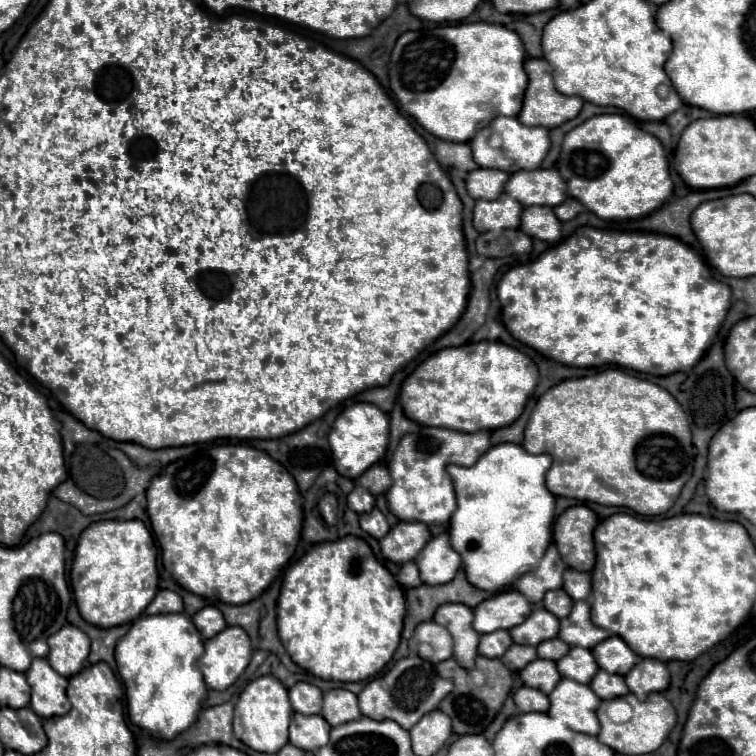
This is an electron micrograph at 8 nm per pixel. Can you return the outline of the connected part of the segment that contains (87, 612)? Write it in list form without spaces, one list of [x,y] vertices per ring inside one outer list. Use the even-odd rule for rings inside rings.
[[[102,520],[90,524],[78,540],[70,584],[82,618],[100,628],[136,620],[158,590],[156,546],[142,520]]]

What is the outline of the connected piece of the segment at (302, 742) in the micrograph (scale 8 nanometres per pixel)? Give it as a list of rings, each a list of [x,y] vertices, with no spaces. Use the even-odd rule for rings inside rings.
[[[294,714],[290,722],[290,742],[302,750],[316,752],[320,746],[328,744],[330,724],[318,716]]]

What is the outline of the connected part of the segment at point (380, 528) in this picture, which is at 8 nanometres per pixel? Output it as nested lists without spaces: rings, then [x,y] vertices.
[[[374,508],[368,514],[360,514],[360,528],[376,540],[384,538],[384,534],[388,534],[388,530],[390,530],[386,516],[378,508]]]

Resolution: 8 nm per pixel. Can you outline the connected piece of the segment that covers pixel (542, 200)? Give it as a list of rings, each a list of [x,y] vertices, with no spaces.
[[[520,170],[510,176],[506,194],[524,206],[558,206],[566,200],[566,182],[558,170]]]

